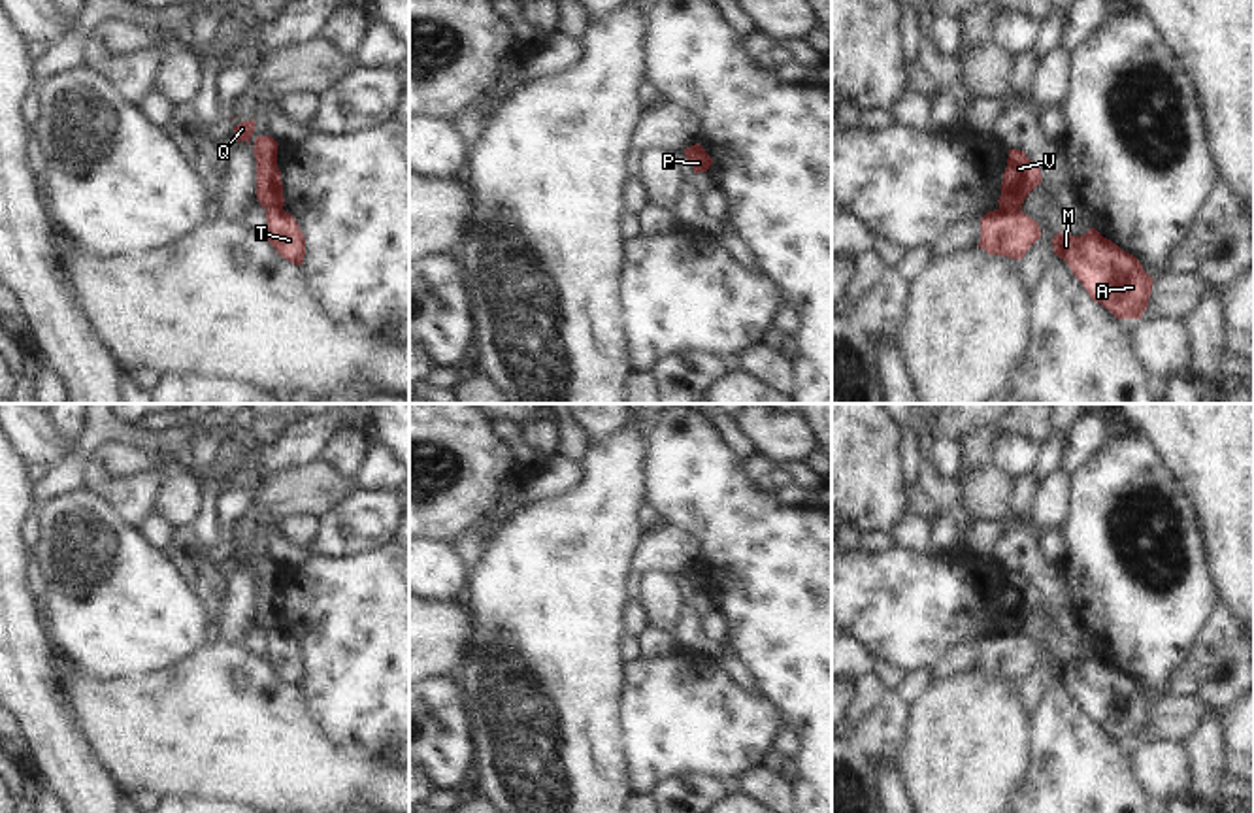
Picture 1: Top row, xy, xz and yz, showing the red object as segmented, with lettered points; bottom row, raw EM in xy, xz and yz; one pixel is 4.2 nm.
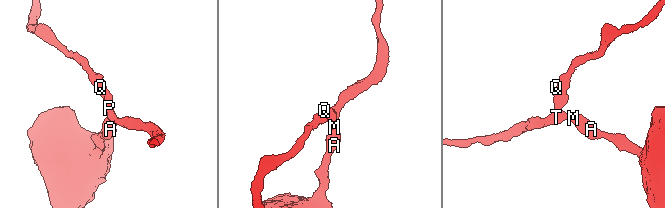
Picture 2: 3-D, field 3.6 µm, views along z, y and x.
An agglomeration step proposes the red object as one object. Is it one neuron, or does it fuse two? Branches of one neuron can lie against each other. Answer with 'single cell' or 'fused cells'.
fused cells

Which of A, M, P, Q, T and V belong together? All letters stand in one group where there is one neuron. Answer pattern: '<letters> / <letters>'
A M T / P Q V

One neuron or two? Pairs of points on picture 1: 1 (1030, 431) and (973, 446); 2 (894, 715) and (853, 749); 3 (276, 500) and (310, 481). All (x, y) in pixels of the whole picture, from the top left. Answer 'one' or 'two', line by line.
1: one
2: one
3: one

